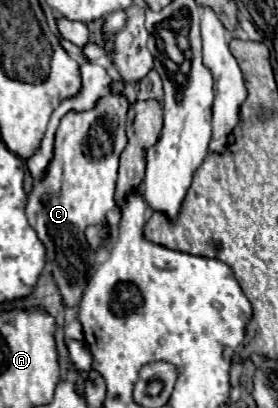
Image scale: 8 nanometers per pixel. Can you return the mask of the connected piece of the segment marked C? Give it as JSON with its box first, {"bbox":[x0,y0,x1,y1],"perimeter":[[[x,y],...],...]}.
{"bbox":[27,82,129,308],"perimeter":[[[115,82],[113,94],[99,100],[93,110],[69,112],[61,118],[55,132],[53,158],[45,176],[33,182],[33,188],[27,194],[27,220],[45,244],[47,262],[51,262],[57,290],[67,308],[81,302],[91,278],[89,270],[95,264],[95,252],[87,244],[85,230],[91,224],[103,222],[107,212],[115,208],[117,166],[119,154],[127,144],[125,114],[129,110],[129,102],[119,94],[119,90],[121,82]]]}

